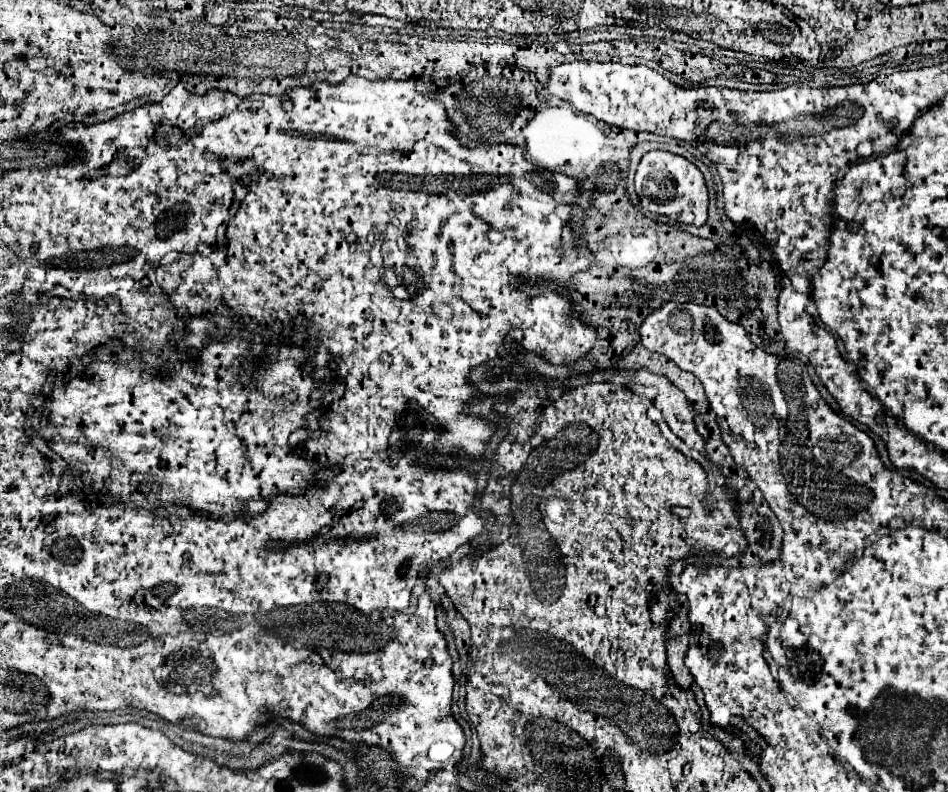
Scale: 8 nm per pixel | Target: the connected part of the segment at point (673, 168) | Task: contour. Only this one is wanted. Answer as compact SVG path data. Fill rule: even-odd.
M649 151L643 155L635 173L635 191L645 211L667 215L685 225L701 227L707 223L709 195L703 173L685 157L667 151Z

